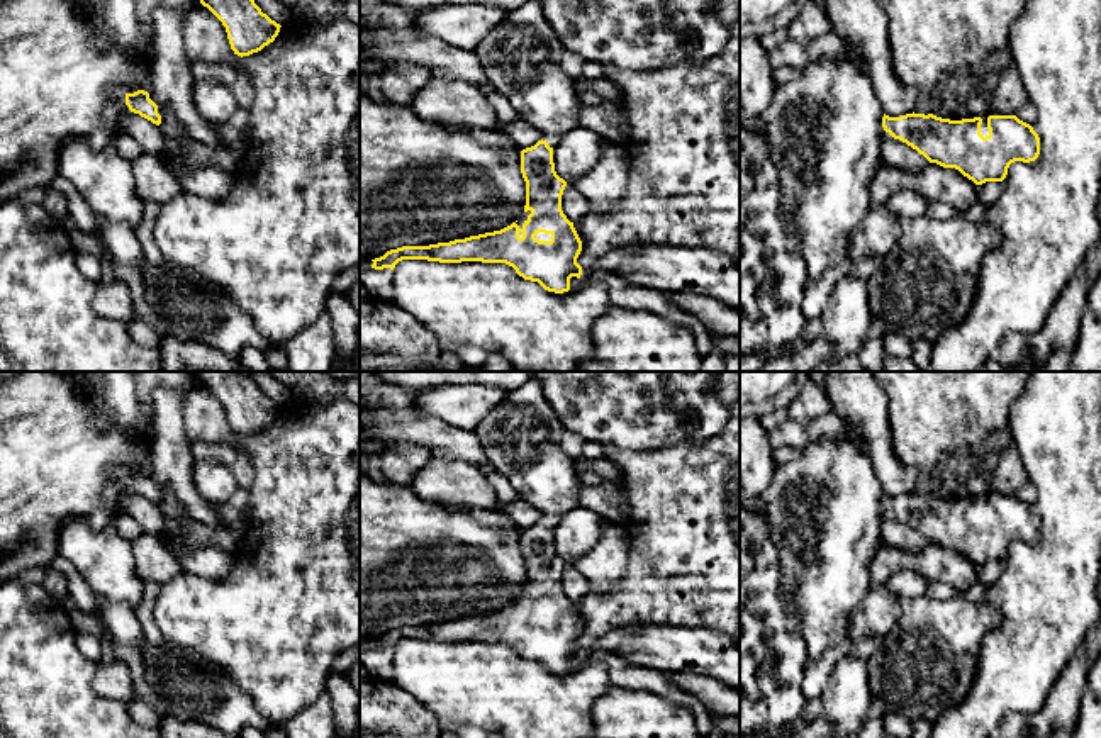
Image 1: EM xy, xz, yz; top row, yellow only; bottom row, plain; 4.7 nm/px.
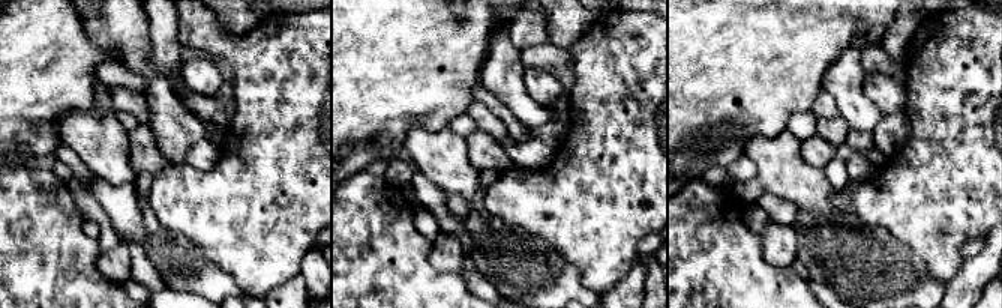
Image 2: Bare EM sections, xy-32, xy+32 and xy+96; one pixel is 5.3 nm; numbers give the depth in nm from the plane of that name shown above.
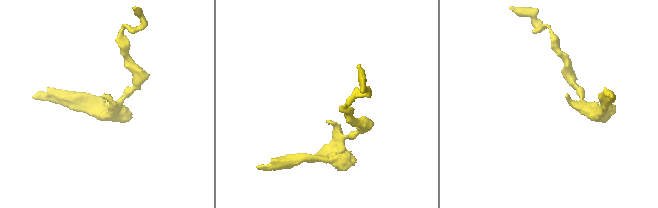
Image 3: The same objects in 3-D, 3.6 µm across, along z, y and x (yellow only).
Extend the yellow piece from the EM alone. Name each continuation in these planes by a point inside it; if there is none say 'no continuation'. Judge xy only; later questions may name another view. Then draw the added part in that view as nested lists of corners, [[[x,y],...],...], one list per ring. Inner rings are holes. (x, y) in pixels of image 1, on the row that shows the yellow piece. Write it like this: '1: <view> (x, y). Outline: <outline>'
1: xy (117, 92). Outline: [[[109,85],[105,92],[114,100],[119,100],[122,103],[126,103],[126,95],[129,93],[129,90],[126,87],[122,87],[122,85]]]

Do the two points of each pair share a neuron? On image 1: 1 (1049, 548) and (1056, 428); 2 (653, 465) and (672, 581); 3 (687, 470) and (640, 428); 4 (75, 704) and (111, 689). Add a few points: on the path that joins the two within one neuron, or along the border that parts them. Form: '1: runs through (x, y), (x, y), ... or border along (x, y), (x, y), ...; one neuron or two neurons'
1: runs through (1056, 518), (1056, 458); one neuron
2: runs through (667, 494), (667, 553); one neuron
3: border along (701, 443), (621, 448); two neurons
4: border along (95, 664), (92, 687), (102, 698), (126, 704); two neurons

